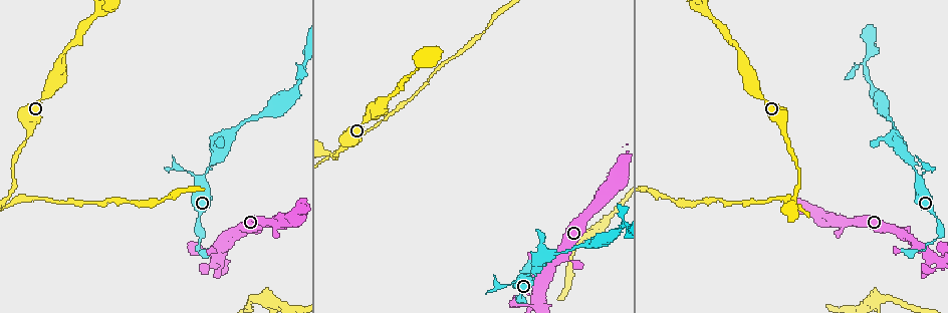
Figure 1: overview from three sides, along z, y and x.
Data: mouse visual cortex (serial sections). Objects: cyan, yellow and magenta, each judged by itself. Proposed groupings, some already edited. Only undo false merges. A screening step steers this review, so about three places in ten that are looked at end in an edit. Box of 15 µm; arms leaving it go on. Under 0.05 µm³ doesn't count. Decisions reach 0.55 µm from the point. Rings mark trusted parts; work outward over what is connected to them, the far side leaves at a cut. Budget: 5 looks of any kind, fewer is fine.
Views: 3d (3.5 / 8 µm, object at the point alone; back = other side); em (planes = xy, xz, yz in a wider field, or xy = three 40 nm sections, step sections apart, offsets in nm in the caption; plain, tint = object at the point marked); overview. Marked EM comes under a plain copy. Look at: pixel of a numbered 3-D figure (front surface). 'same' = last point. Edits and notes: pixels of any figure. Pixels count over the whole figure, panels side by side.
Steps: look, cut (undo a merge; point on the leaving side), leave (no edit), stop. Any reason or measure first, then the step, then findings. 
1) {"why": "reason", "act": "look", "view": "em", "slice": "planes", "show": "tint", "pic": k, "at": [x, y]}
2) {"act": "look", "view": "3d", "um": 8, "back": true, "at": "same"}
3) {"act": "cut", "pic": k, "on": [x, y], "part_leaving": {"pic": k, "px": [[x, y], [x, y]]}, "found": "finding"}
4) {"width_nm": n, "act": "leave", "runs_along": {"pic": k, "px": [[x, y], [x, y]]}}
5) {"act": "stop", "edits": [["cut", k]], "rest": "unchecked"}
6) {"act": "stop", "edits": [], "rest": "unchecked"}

{"why": "thin arm on a thick one", "act": "look", "view": "3d", "um": 3.5, "pic": 1, "at": [539, 300]}

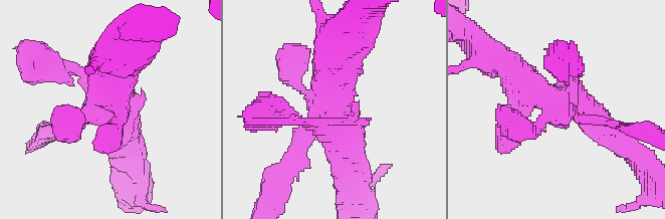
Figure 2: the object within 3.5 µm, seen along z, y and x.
{"why": "now the EM", "act": "look", "view": "em", "slice": "xy", "step": 2, "show": "tint", "pic": 2, "at": [333, 105]}

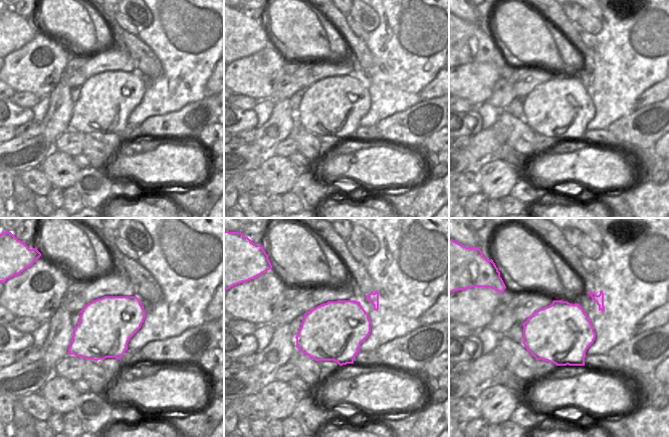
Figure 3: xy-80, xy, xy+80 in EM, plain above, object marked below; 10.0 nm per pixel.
{"act": "cut", "pic": 2, "on": [293, 163], "found": "a second cell is stuck on"}

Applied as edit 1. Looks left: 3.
{"why": "thin arm on a thick one", "act": "look", "view": "3d", "um": 3.5, "pic": 1, "at": [330, 155]}

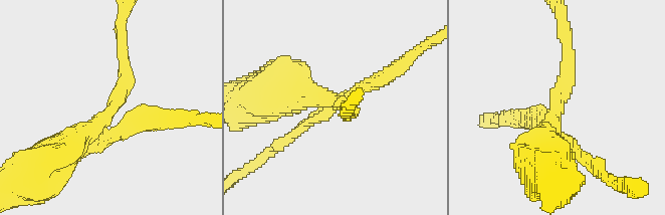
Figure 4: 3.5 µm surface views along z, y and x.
{"arms": 4, "arm_widths_nm": [200, 250, 250, 450], "why": "now the EM", "act": "look", "view": "em", "slice": "xy", "step": 5, "show": "tint", "pic": 4, "at": [555, 120]}

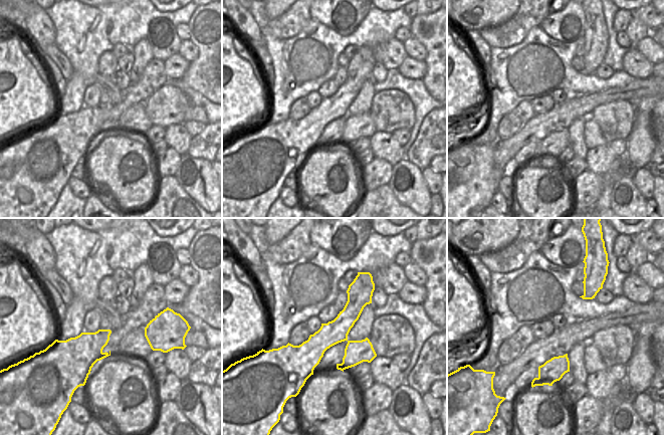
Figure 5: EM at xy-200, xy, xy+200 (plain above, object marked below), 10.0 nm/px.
{"act": "cut", "pic": 4, "on": [141, 111], "part_leaving": {"pic": 4, "px": [[112, 129], [130, 120], [195, 120]]}, "found": "two cells meet here"}

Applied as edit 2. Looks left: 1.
{"act": "stop", "edits": [["cut", 2], ["cut", 4]], "rest": "unchecked"}

